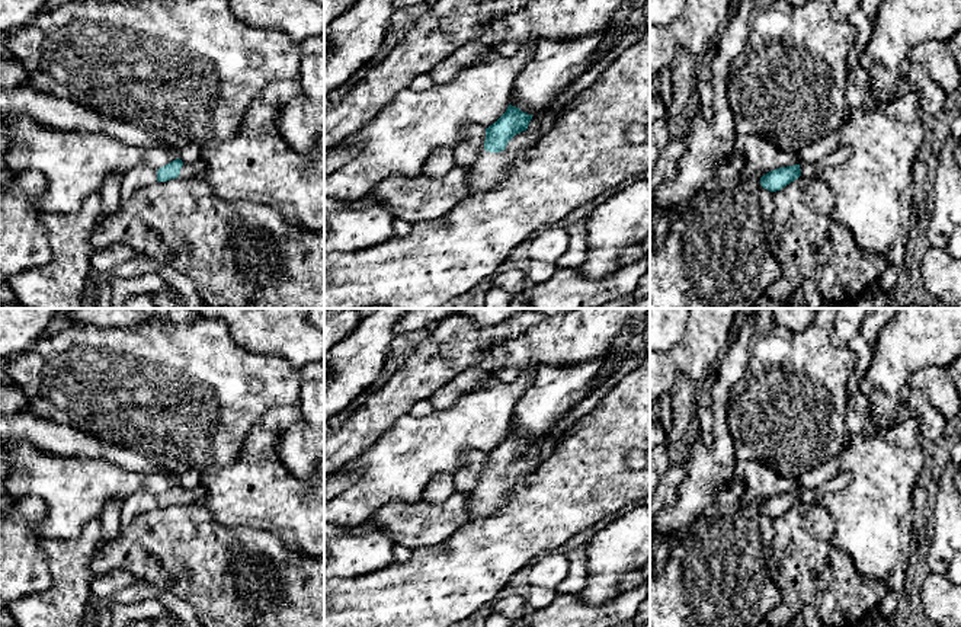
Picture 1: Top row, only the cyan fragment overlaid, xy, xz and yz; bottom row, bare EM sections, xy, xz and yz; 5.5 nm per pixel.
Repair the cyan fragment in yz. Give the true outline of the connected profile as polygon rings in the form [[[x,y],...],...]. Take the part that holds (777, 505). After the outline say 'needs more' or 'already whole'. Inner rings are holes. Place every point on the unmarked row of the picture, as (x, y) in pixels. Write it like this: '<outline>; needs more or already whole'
[[[842,473],[817,487],[800,489],[771,496],[769,499],[760,503],[760,511],[762,514],[771,518],[781,516],[800,502],[819,503],[819,499],[821,496],[842,490],[843,487],[849,486],[851,480],[852,480],[851,473]]]; needs more

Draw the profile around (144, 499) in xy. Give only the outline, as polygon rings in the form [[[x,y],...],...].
[[[156,470],[150,474],[144,474],[142,486],[124,499],[121,524],[126,525],[132,522],[135,516],[156,509],[157,496],[176,484],[179,484],[177,476],[172,473]]]

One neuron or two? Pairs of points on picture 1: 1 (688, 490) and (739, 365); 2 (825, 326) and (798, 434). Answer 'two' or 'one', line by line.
1: one
2: one

